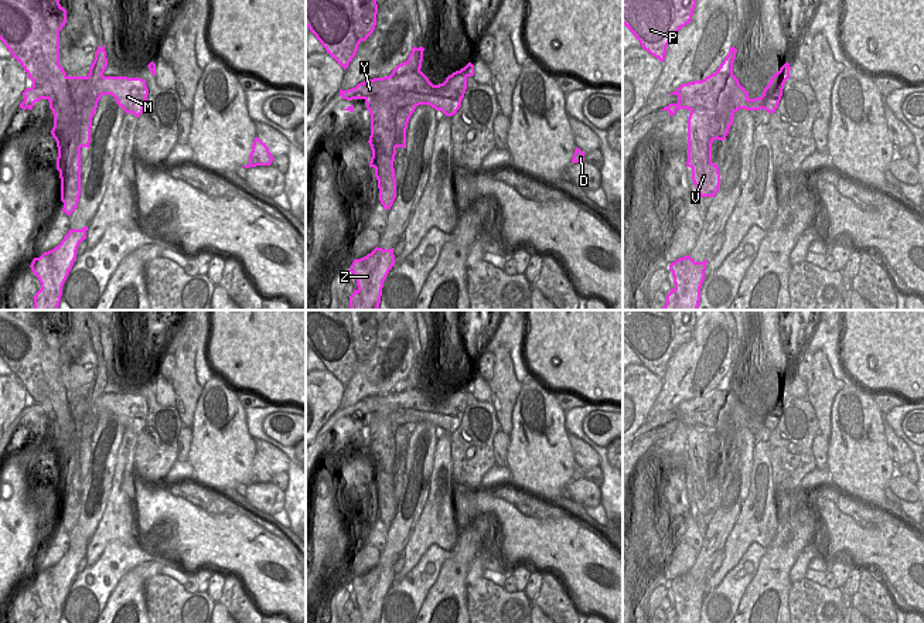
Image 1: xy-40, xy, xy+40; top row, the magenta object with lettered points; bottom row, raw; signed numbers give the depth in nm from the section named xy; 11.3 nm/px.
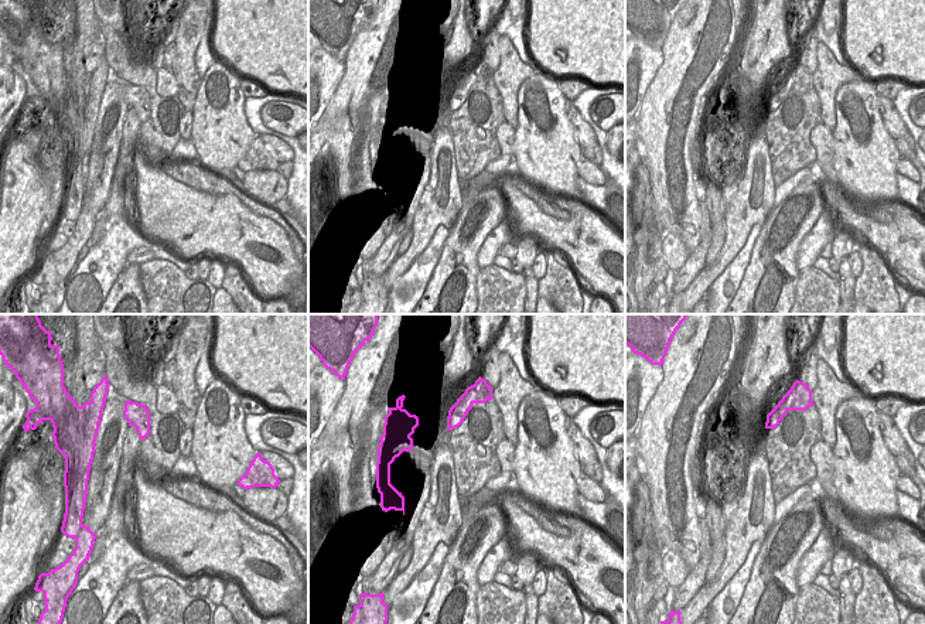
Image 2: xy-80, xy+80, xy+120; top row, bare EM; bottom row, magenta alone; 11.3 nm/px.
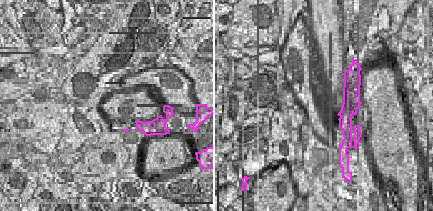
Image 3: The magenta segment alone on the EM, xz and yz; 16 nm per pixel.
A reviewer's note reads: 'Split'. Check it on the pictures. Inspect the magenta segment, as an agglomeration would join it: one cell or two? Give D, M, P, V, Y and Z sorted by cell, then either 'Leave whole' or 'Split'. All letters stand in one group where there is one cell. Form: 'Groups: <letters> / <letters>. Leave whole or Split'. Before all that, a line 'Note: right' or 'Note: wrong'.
Note: right
Groups: D M Z / P V Y. Split.

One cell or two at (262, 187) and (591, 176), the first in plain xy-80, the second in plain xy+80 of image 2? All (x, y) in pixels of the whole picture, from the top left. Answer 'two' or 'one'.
one

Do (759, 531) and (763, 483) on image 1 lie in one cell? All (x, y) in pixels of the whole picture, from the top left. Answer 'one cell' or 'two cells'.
one cell

